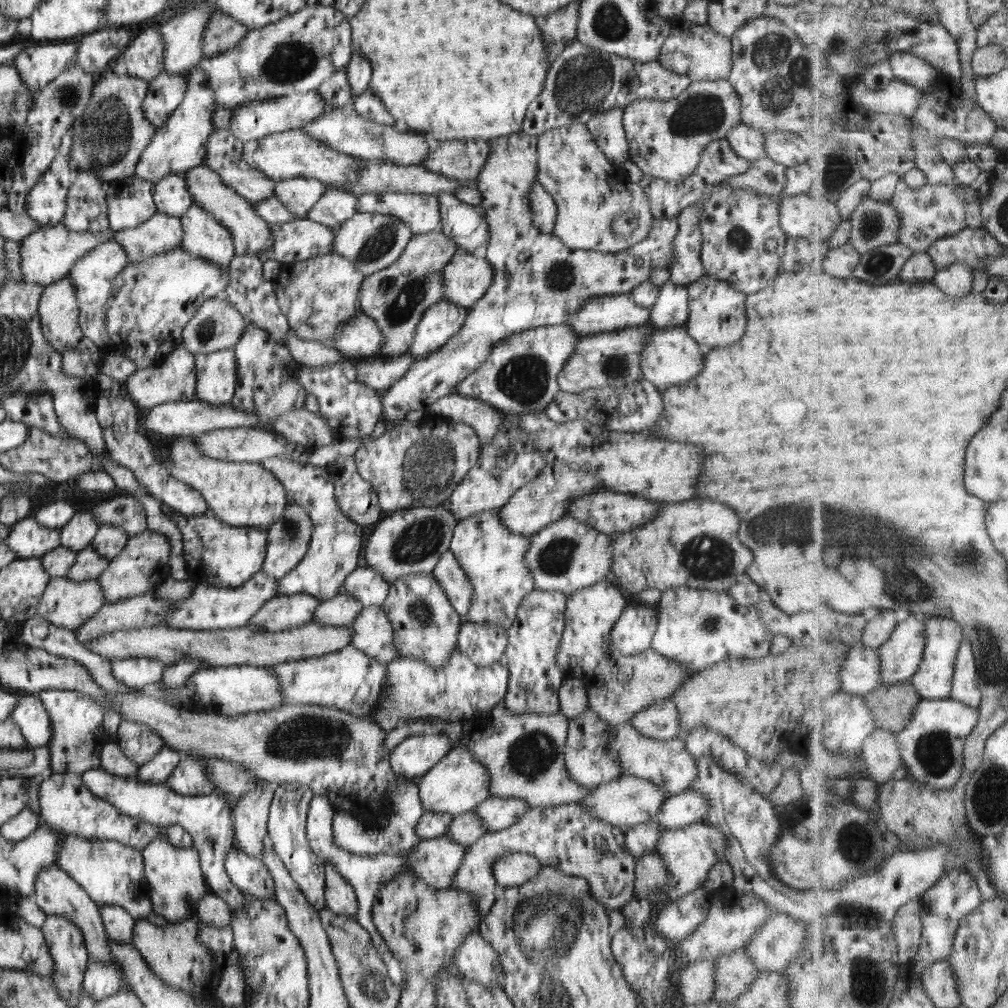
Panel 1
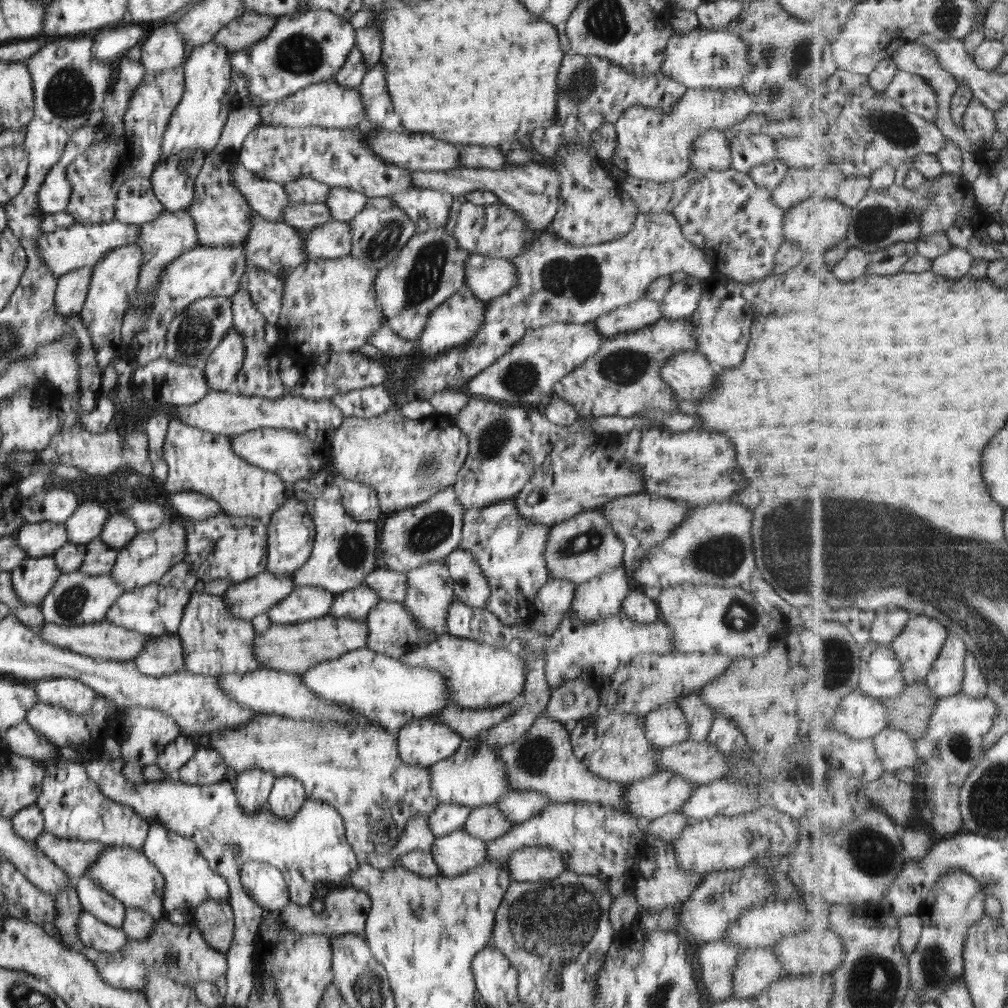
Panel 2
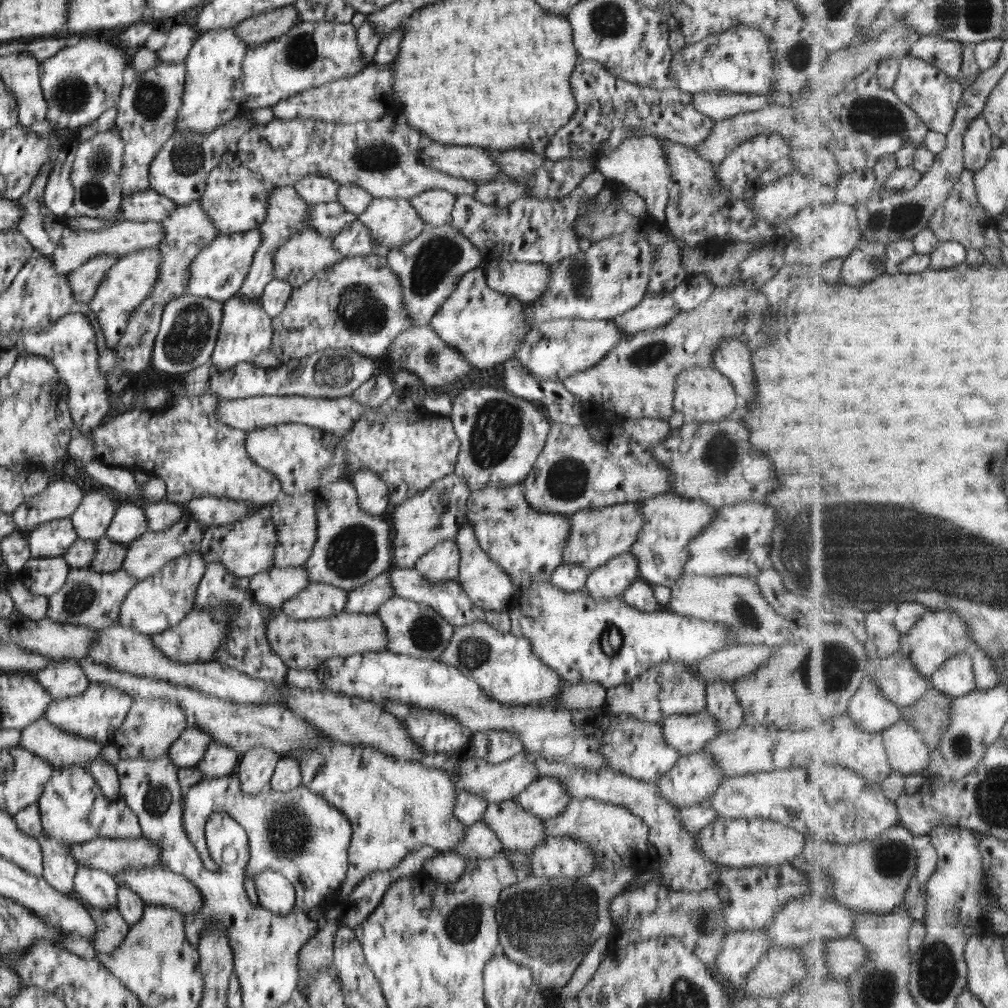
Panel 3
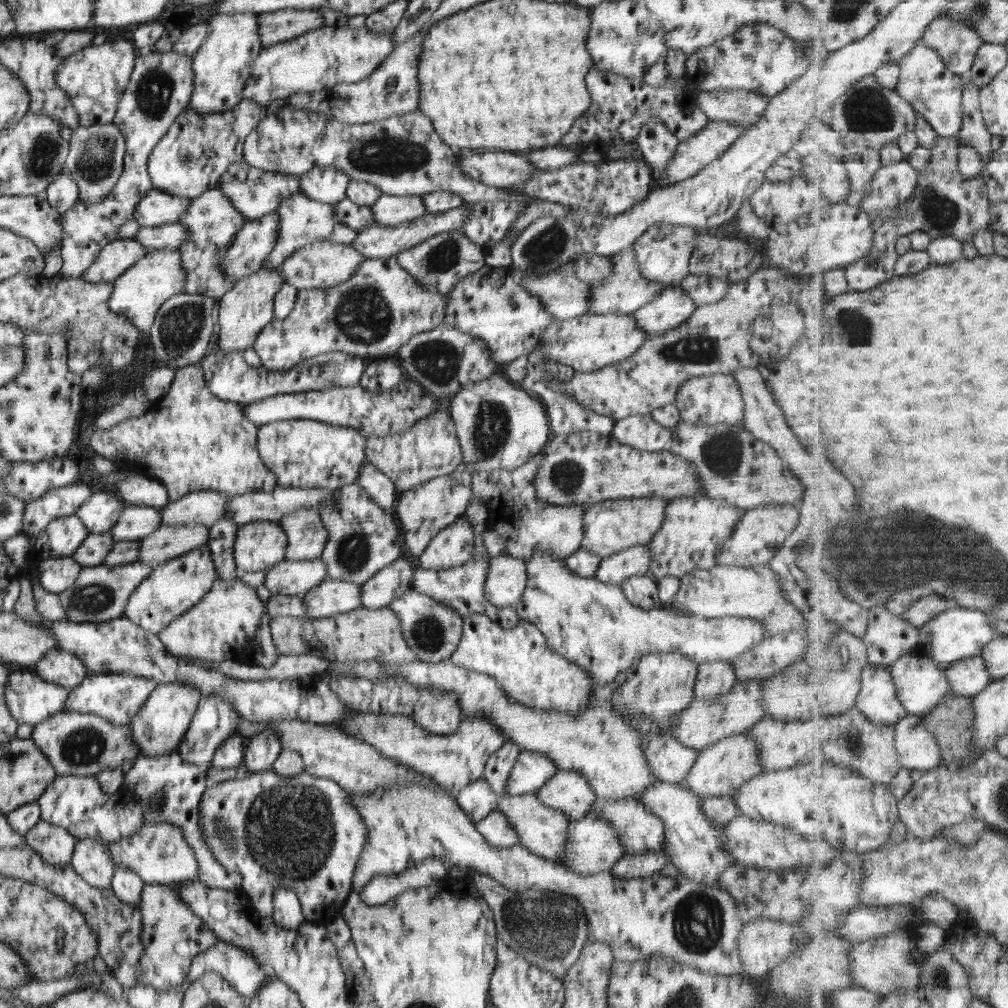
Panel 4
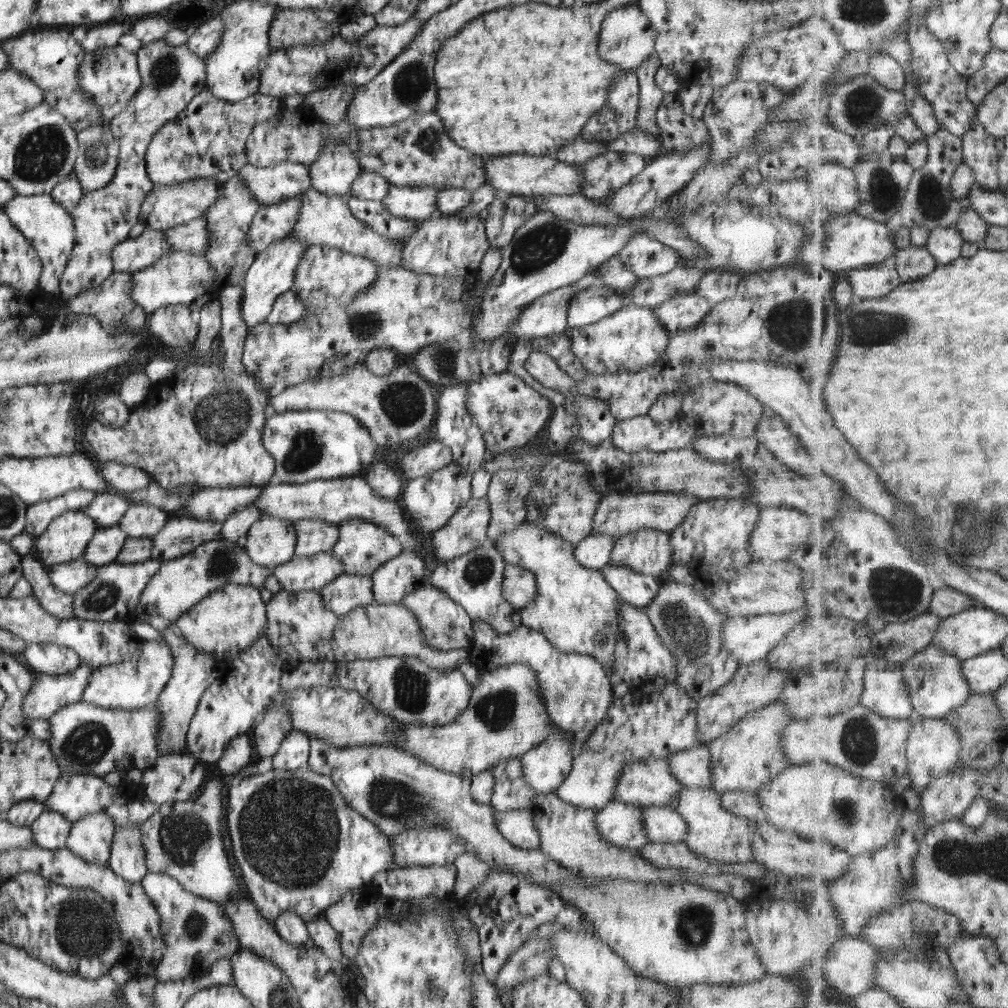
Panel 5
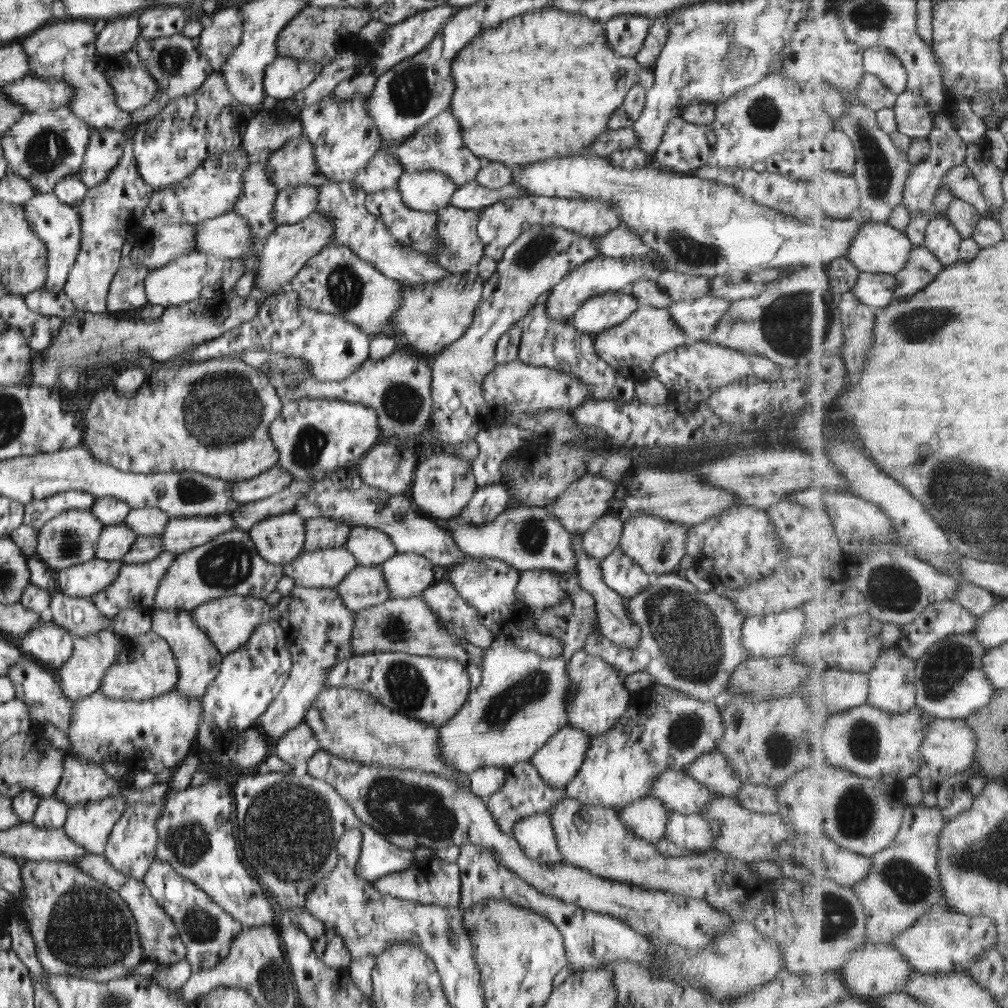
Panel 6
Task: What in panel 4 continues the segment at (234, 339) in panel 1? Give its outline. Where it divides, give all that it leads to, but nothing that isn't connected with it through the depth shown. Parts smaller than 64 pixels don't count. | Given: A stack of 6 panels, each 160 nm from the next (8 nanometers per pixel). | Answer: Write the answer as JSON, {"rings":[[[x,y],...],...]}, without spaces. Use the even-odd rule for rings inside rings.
{"rings":[[[190,293],[176,294],[166,300],[148,329],[149,342],[154,346],[155,356],[176,370],[200,364],[208,343],[216,335],[216,301],[214,298]]]}

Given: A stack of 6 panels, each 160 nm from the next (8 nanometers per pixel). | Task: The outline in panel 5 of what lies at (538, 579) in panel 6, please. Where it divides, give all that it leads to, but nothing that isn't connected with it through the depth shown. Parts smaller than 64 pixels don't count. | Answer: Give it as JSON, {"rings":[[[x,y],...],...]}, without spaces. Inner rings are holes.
{"rings":[[[506,563],[502,596],[515,608],[522,609],[537,598],[537,580],[528,570]]]}

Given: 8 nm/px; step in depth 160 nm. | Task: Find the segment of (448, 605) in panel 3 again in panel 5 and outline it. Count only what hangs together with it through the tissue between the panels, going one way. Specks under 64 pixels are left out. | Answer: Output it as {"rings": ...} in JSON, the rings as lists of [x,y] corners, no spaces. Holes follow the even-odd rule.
{"rings":[[[484,546],[450,562],[442,563],[426,579],[426,585],[437,587],[446,593],[454,602],[463,606],[474,620],[482,620],[496,632],[506,634],[516,630],[521,625],[521,614],[502,596],[502,583],[506,563],[503,556],[494,546]]]}

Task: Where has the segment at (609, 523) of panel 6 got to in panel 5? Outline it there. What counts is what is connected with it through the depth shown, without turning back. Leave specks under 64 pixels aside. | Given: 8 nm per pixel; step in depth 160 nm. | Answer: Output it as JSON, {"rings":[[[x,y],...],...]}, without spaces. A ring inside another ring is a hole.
{"rings":[[[591,533],[575,546],[574,558],[580,566],[601,571],[609,564],[614,545],[613,536]]]}

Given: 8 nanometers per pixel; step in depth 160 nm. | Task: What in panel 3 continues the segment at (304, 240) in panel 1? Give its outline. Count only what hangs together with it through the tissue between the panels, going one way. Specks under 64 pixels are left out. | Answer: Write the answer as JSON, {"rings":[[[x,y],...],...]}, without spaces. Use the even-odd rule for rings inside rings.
{"rings":[[[358,219],[352,222],[350,227],[346,227],[340,234],[333,237],[333,245],[345,257],[379,254],[379,251],[383,251],[366,226]]]}

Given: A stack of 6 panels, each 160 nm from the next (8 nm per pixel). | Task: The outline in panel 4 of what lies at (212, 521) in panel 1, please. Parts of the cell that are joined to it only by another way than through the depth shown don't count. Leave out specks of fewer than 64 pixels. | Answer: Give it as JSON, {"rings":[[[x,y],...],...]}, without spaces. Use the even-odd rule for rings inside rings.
{"rings":[[[256,521],[240,525],[233,558],[238,572],[259,572],[284,561],[287,534],[275,521]]]}

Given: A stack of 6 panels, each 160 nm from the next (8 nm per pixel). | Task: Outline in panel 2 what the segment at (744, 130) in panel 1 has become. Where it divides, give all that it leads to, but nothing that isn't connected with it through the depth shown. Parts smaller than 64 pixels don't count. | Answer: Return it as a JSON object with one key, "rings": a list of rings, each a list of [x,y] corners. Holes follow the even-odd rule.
{"rings":[[[741,132],[731,141],[731,168],[748,173],[755,166],[778,158],[775,139],[765,132]]]}

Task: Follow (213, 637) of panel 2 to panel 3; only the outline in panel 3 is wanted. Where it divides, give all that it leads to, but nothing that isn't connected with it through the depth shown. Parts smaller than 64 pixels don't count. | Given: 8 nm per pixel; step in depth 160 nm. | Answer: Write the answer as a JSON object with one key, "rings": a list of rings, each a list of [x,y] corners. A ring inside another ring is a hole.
{"rings":[[[210,562],[208,566],[205,566],[205,570],[195,594],[193,609],[210,609],[213,612],[216,607],[222,607],[231,616],[229,634],[211,661],[220,661],[223,665],[230,666],[231,669],[267,682],[279,683],[285,680],[288,668],[278,654],[272,650],[267,639],[267,620],[273,610],[255,603],[247,589],[241,589],[238,586],[238,578],[230,575],[222,564]]]}

